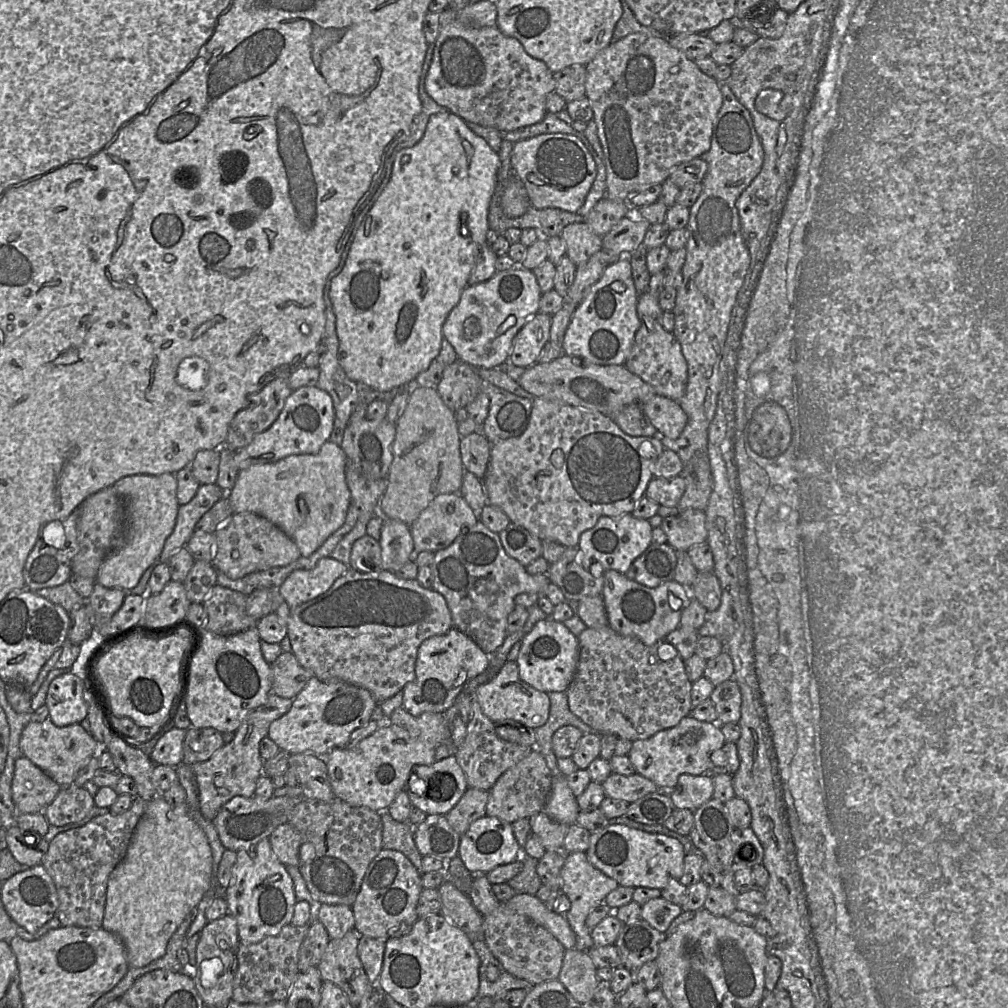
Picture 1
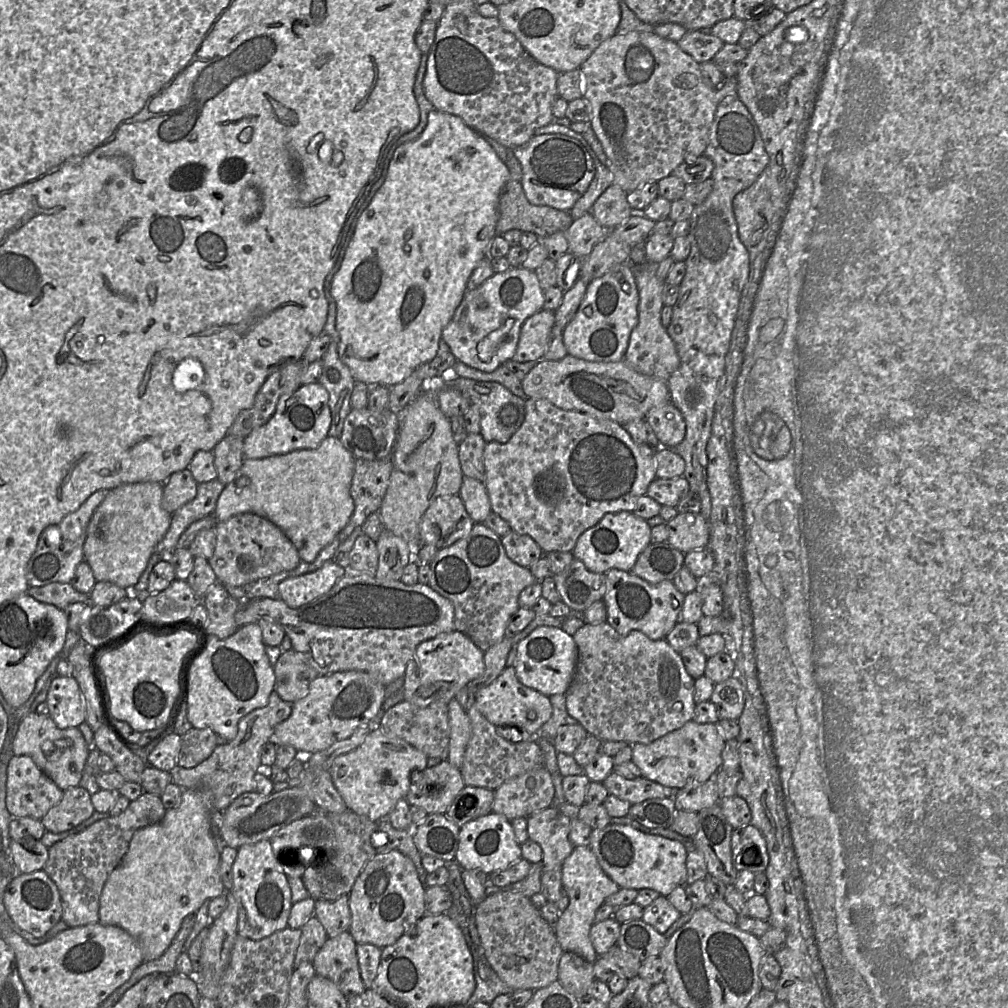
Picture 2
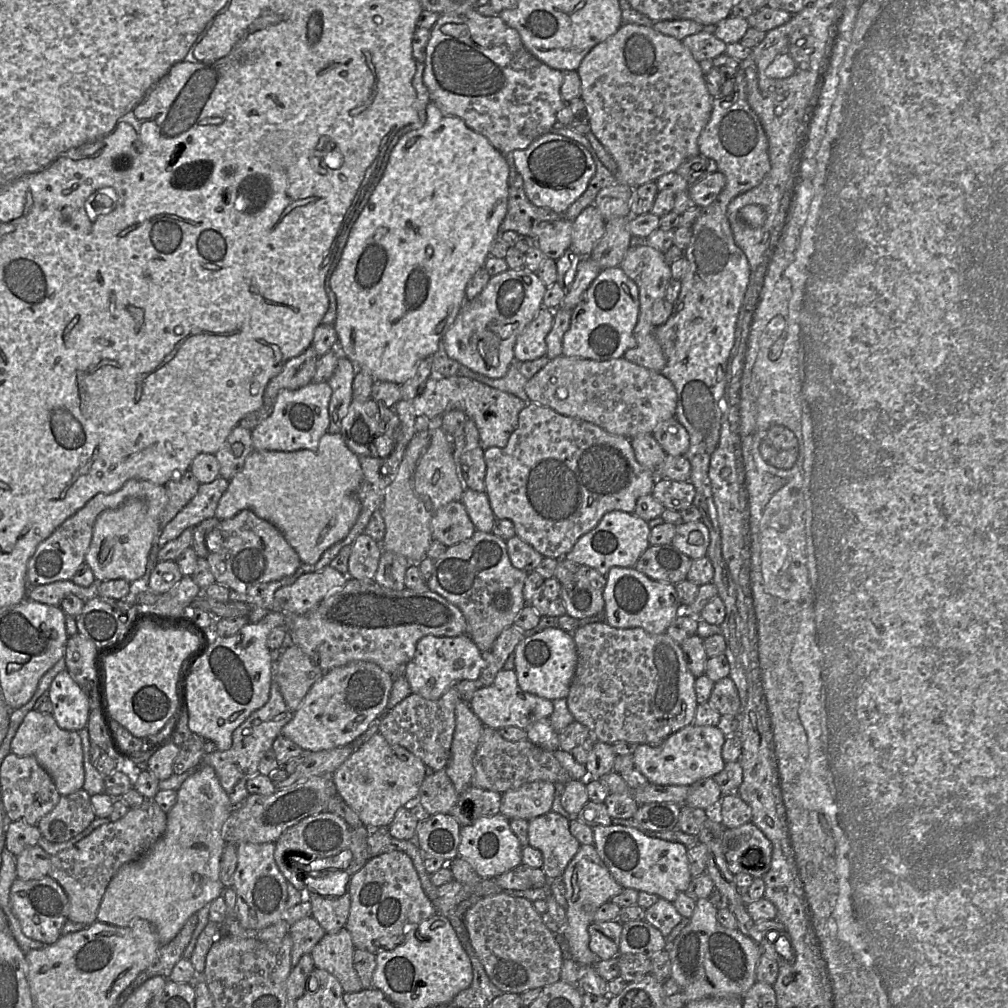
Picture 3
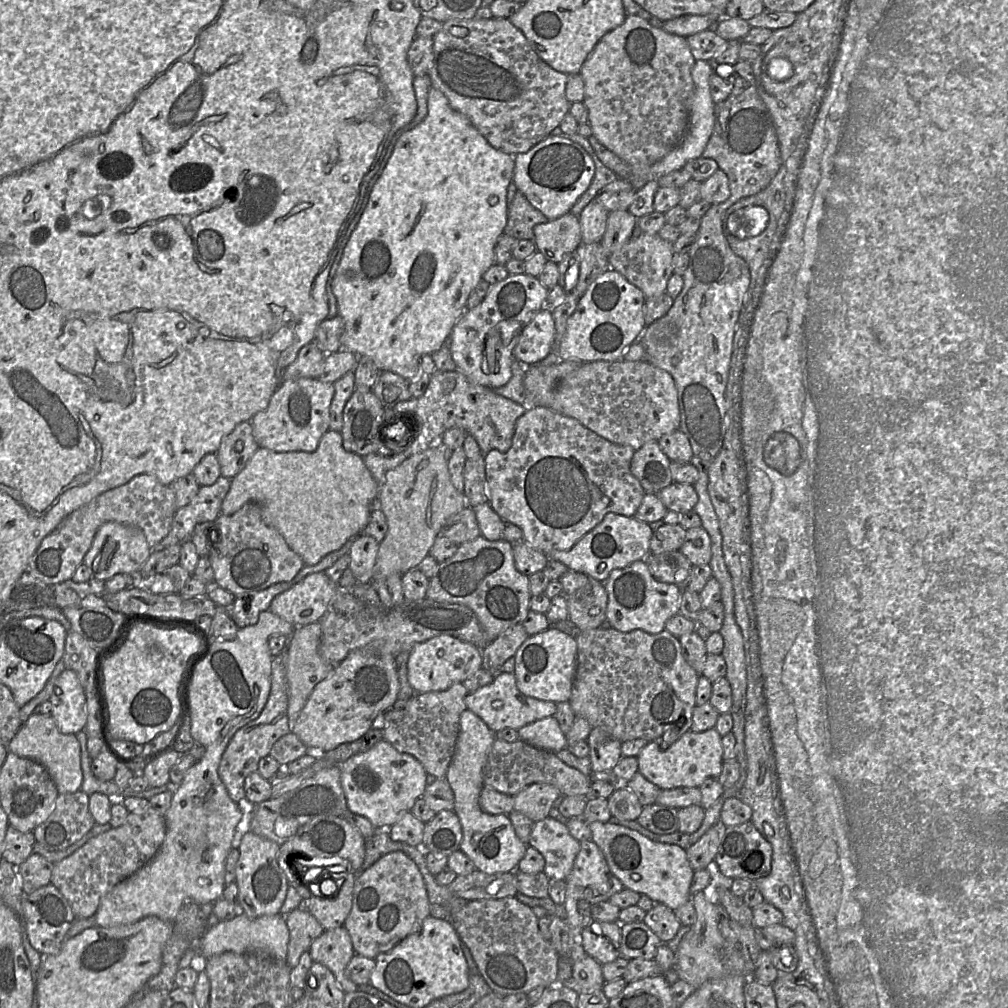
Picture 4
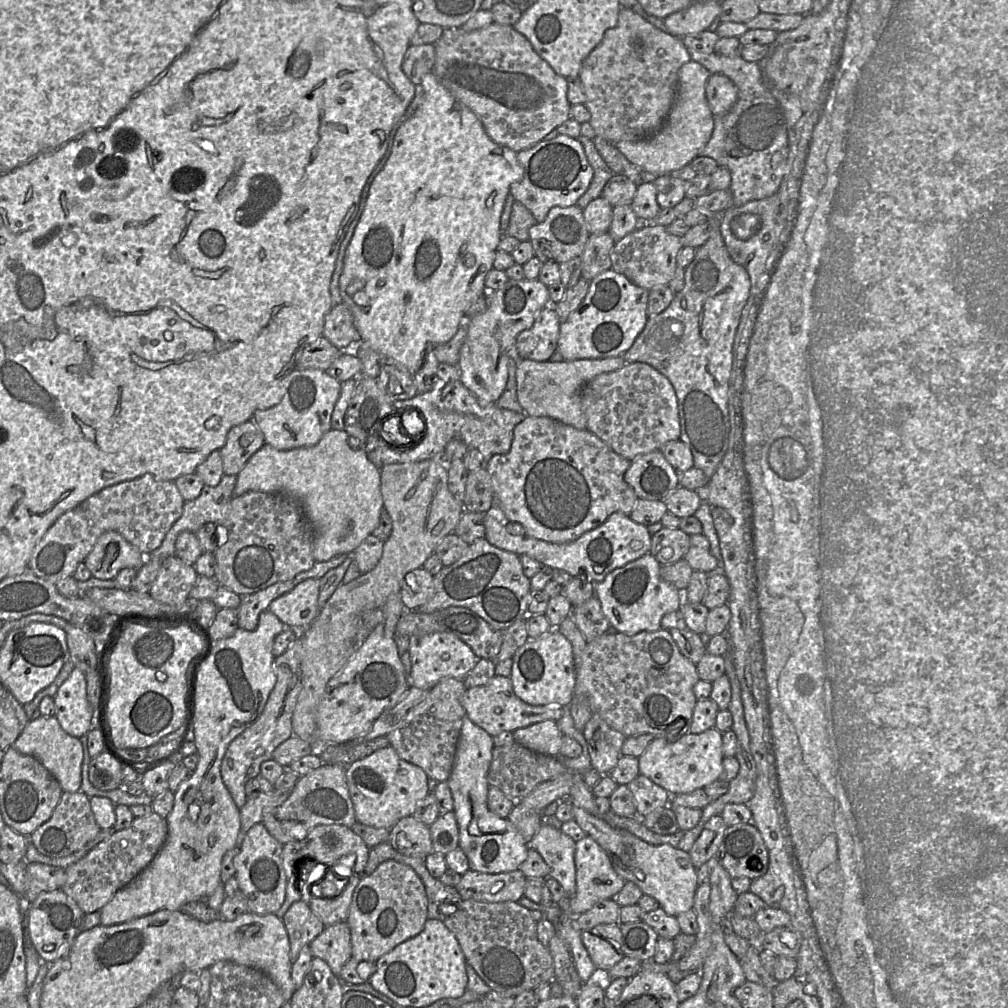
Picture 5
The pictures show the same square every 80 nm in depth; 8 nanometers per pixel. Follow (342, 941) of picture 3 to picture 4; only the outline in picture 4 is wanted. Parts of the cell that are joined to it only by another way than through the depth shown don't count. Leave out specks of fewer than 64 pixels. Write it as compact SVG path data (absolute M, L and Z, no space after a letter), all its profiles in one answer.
M344 926L324 930L308 951L313 962L325 965L332 972L345 993L358 990L358 986L346 976L346 967L355 952L350 934Z

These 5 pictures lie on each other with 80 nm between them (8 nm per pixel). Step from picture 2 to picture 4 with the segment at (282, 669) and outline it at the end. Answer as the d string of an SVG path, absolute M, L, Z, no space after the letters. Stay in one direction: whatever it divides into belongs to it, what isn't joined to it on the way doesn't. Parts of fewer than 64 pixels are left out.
M319 621L295 627L286 645L286 672L288 681L288 722L291 727L296 722L314 687L325 679L335 665L325 661L320 653L321 625Z

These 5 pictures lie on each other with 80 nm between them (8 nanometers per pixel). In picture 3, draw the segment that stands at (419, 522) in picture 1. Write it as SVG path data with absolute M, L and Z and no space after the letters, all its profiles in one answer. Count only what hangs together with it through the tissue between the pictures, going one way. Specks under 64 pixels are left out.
M453 501L436 511L431 531L433 540L449 547L472 537L476 528L462 501Z

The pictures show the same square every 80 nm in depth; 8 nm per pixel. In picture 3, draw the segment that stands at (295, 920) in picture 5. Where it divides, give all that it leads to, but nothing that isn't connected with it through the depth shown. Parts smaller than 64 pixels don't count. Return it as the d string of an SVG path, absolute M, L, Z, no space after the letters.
M313 916L304 917L289 927L289 935L293 945L291 965L296 966L304 954L310 954L315 945L326 934L325 930Z

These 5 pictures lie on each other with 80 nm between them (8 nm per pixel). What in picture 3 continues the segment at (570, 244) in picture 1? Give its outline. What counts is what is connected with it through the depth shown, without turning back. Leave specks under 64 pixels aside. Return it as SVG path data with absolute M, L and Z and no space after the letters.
M595 204L586 207L573 221L571 250L581 256L590 256L605 234L606 220Z

